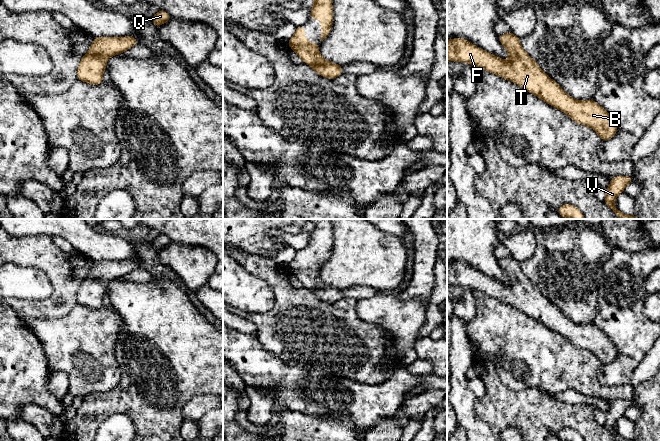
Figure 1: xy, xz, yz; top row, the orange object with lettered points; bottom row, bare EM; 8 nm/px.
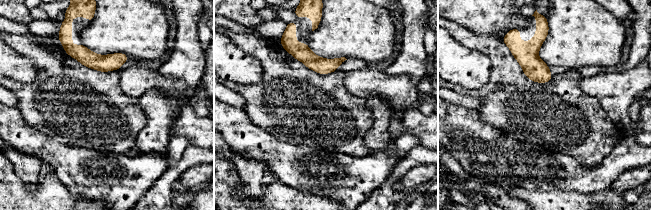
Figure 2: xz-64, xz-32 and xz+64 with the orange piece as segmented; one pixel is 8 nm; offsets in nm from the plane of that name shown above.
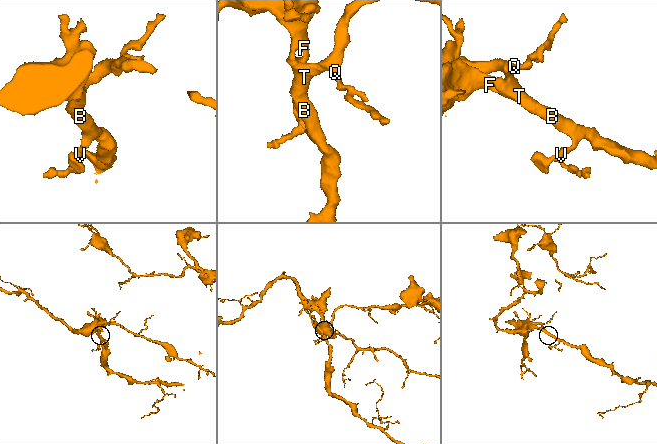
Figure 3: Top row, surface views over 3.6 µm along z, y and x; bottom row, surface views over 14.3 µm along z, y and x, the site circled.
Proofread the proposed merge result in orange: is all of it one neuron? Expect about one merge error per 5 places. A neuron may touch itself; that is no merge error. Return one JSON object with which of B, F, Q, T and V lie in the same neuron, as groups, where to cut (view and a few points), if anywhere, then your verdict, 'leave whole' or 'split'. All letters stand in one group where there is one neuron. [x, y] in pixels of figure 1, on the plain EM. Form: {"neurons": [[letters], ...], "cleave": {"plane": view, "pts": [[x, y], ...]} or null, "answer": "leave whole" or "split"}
{"neurons": [["B", "F", "Q", "T", "V"]], "cleave": null, "answer": "leave whole"}

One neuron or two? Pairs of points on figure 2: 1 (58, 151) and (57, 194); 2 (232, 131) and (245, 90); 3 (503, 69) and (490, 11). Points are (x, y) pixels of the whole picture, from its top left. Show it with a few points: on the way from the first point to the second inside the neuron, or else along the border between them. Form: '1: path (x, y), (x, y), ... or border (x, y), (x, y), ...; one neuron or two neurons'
1: border (51, 173), (73, 193); two neurons
2: border (242, 108), (247, 116), (258, 126); two neurons
3: border (473, 32), (494, 35), (501, 39); two neurons

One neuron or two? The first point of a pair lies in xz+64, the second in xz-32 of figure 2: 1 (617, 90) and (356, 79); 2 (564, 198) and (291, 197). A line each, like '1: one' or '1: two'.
1: one
2: one

